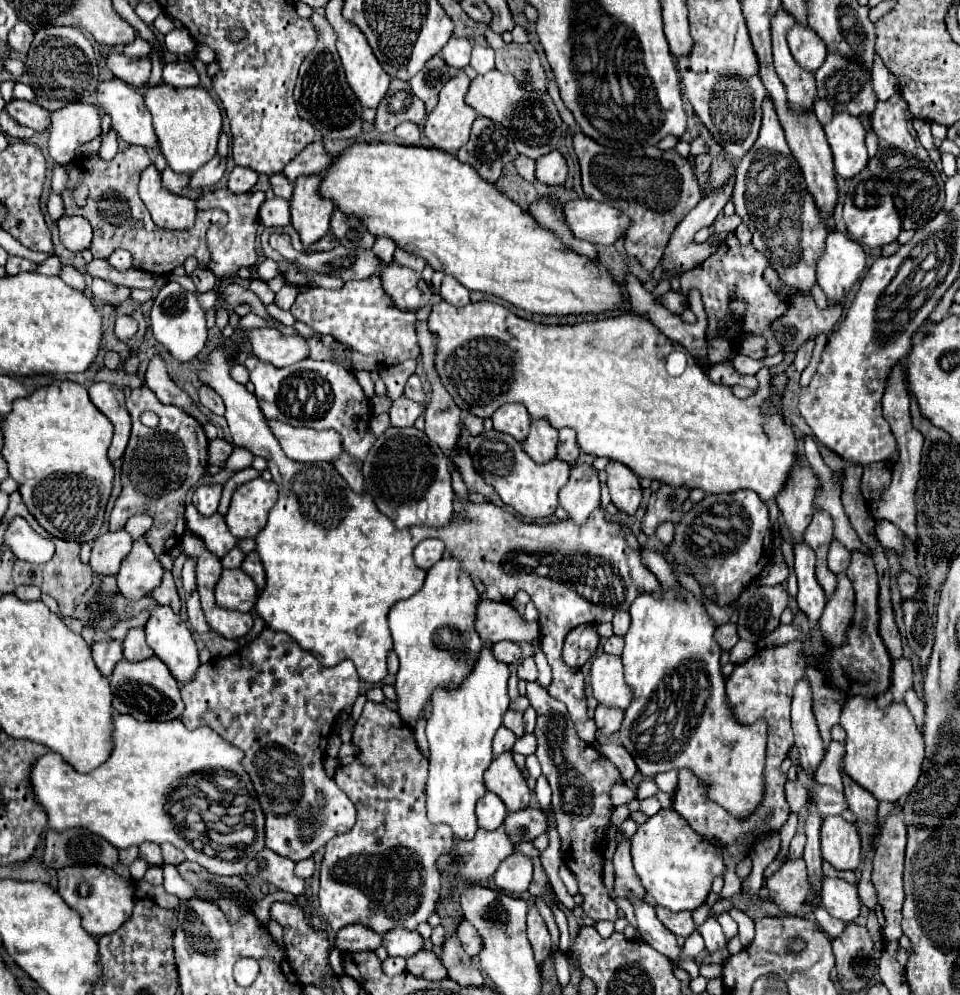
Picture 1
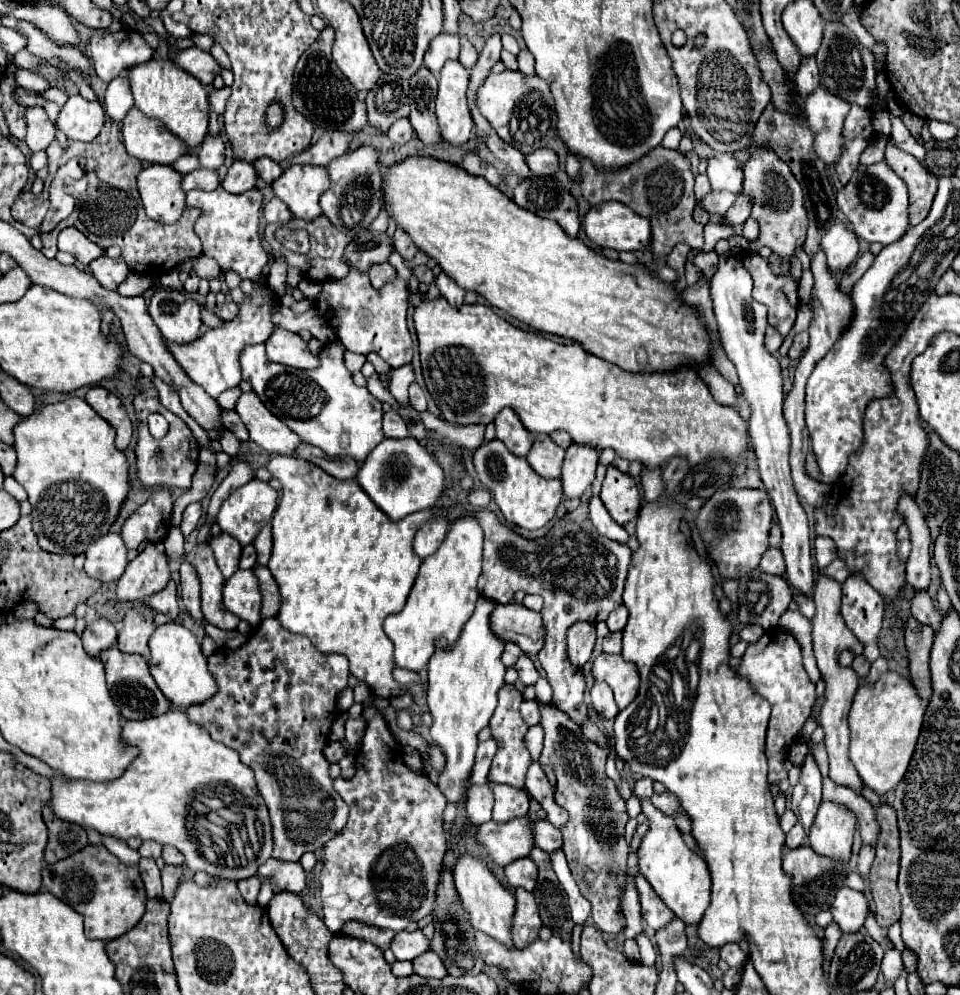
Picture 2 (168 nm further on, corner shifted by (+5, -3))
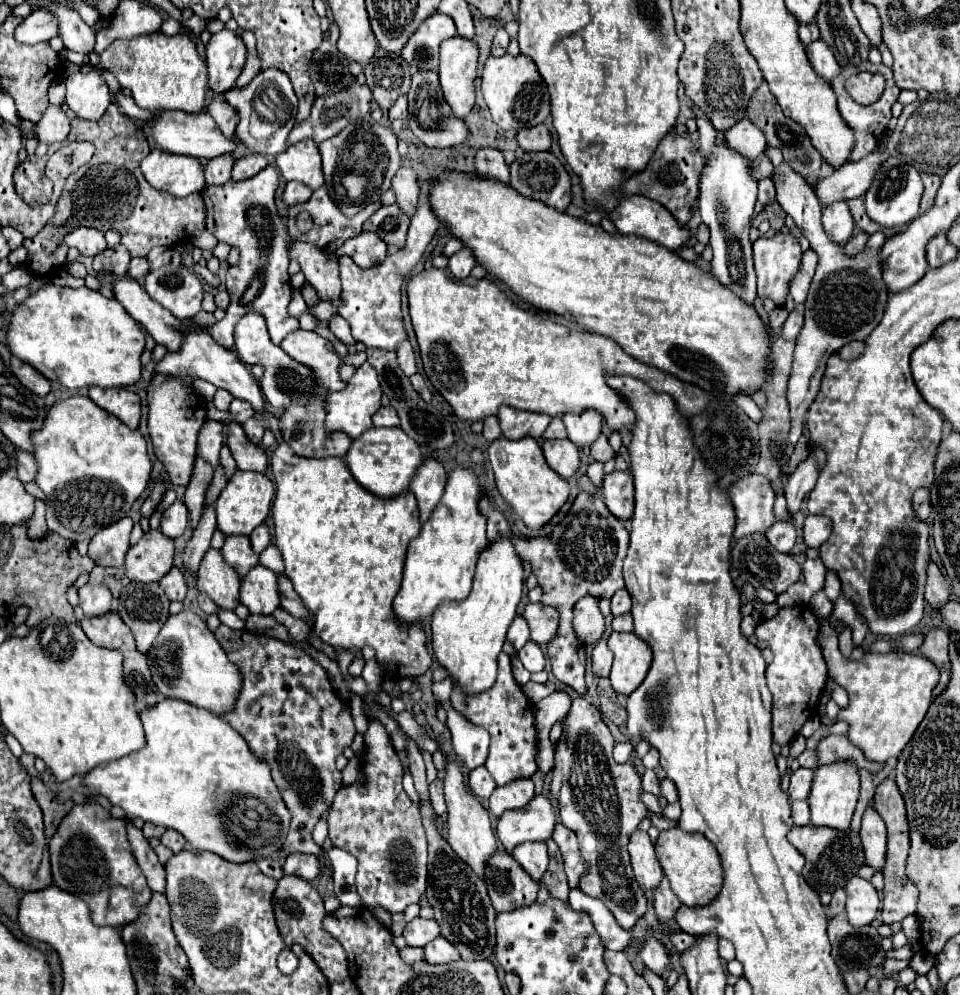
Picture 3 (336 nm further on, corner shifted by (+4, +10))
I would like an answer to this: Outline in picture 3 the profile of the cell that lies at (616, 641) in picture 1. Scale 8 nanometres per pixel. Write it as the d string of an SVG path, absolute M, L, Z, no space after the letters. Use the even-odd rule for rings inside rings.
M629 612L621 614L621 616L615 616L611 626L613 626L615 632L633 632L633 618L631 618Z

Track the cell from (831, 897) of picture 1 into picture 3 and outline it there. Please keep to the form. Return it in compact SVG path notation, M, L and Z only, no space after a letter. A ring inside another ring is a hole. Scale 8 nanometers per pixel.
M853 876L847 882L847 916L853 926L867 926L877 918L881 900L869 880Z

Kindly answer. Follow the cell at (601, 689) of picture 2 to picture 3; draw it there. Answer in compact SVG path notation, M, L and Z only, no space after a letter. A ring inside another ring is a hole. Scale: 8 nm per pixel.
M599 640L593 648L593 670L599 678L607 678L609 676L609 668L613 662L613 652L607 646L607 640Z

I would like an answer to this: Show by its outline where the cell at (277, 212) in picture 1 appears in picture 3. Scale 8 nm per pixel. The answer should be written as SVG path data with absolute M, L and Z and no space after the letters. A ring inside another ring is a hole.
M287 182L285 186L285 192L283 192L283 202L289 204L289 206L295 206L295 204L305 204L309 198L311 198L313 190L301 182Z

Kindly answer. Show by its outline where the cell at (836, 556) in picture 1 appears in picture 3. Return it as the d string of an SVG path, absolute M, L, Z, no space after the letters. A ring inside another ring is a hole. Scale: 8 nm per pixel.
M809 514L809 516L805 518L803 542L805 542L809 548L819 548L819 544L823 544L829 536L831 536L831 520L829 520L827 516Z

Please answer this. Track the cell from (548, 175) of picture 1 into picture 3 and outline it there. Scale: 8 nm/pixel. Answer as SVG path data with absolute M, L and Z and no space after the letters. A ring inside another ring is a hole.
M537 124L533 128L523 128L517 132L517 142L527 152L539 152L551 148L551 134L545 124Z

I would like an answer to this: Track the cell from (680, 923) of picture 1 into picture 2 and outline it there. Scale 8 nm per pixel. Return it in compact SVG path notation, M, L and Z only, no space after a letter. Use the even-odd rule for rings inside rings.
M636 873L636 885L640 891L640 905L642 905L644 921L654 931L668 927L676 919L674 913L670 913L670 909L666 909L666 905L662 905L662 901L658 901L658 895L654 893L654 889L650 889L650 883L640 873Z

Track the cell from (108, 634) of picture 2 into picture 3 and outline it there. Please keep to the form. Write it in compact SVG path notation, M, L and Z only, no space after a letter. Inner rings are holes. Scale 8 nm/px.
M87 582L83 588L79 588L79 604L85 616L101 616L111 612L111 602L113 602L113 596L109 588L103 584Z

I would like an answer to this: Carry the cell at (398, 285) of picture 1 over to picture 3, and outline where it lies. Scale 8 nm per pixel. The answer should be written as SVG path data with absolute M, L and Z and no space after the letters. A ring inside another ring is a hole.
M361 232L355 238L347 240L335 253L336 256L347 254L361 268L371 268L373 264L379 264L383 256L387 256L387 244L383 244L375 232Z

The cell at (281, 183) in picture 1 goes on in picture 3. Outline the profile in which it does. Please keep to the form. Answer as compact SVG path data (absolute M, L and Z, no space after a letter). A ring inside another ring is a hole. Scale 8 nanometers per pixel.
M277 68L261 70L247 86L225 92L225 100L239 114L239 124L235 134L243 144L247 144L253 152L265 156L277 156L279 152L287 150L287 136L297 116L297 96L293 92L289 78L281 70Z

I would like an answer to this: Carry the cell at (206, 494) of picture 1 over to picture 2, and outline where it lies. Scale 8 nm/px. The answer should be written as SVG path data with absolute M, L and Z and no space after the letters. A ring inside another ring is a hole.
M196 501L196 503L188 505L186 511L184 511L184 519L182 519L182 525L180 525L184 537L188 537L198 527L200 519L202 519L202 503Z

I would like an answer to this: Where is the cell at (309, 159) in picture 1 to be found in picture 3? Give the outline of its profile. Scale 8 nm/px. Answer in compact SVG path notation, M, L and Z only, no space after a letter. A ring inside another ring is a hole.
M353 82L349 88L343 88L339 90L337 94L323 94L323 96L317 96L315 102L313 102L313 108L311 108L311 114L307 118L307 122L303 124L295 124L291 134L289 134L289 144L293 142L299 142L299 140L305 140L305 138L311 138L315 140L317 144L321 144L323 140L339 134L345 126L353 124L353 122L359 122L365 114L369 114L371 110L371 90L367 84L359 84L359 82ZM313 122L317 122L317 130L313 126Z

